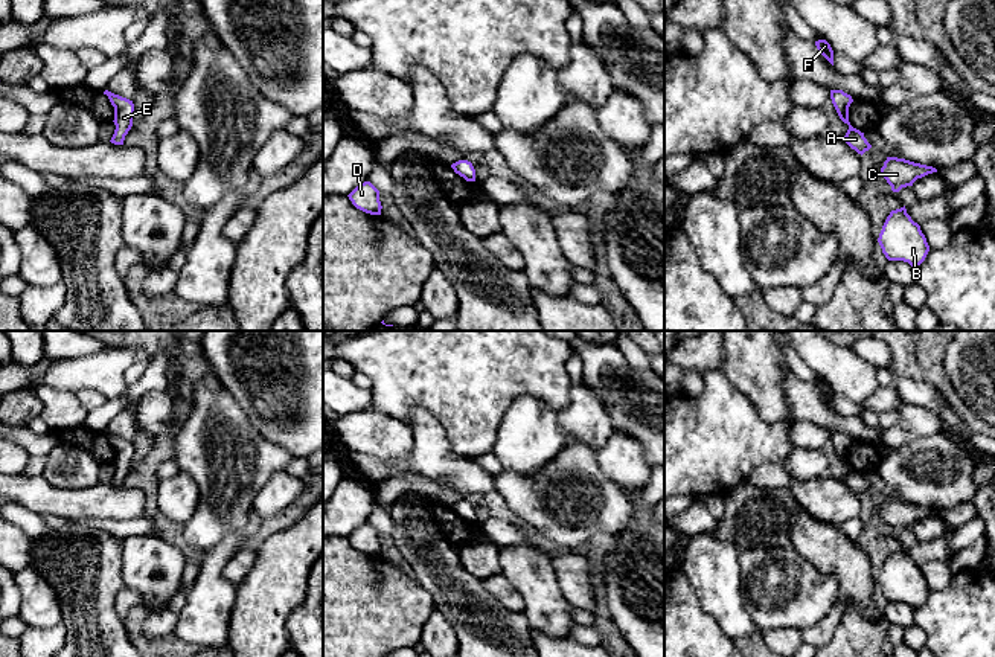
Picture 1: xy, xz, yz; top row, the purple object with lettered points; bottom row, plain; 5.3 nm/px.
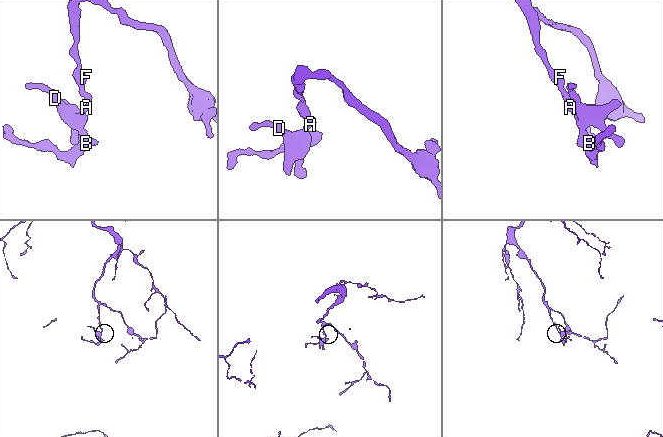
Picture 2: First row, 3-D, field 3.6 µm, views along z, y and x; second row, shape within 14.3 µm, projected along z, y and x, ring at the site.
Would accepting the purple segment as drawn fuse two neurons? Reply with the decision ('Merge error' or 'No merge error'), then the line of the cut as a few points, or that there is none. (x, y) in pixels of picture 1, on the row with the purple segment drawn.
No merge error. No split

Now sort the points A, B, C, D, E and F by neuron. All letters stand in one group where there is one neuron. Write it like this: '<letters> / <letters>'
A B C D E F

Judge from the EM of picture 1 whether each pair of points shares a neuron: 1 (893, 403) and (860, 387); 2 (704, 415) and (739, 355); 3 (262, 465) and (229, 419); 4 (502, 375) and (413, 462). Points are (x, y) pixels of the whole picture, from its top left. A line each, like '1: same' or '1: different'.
1: different
2: different
3: same
4: different

